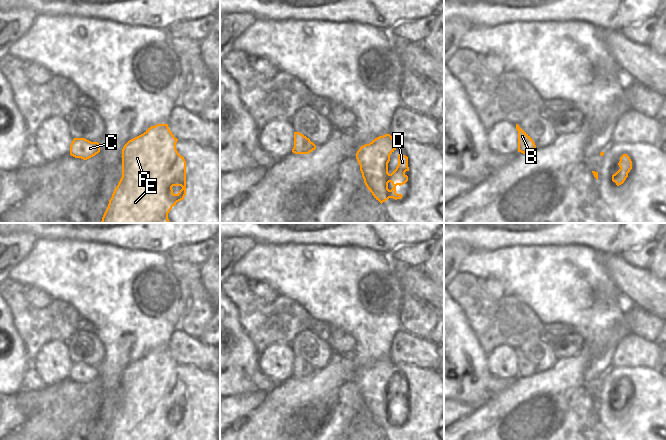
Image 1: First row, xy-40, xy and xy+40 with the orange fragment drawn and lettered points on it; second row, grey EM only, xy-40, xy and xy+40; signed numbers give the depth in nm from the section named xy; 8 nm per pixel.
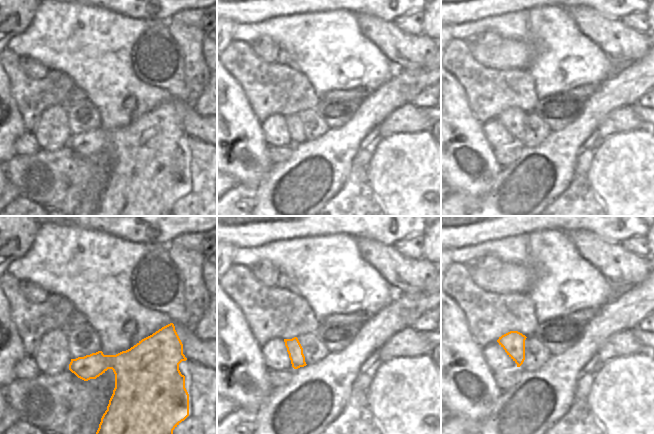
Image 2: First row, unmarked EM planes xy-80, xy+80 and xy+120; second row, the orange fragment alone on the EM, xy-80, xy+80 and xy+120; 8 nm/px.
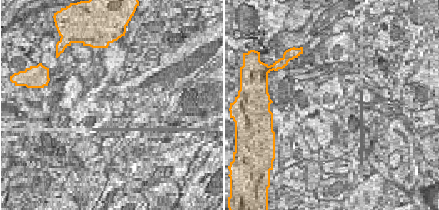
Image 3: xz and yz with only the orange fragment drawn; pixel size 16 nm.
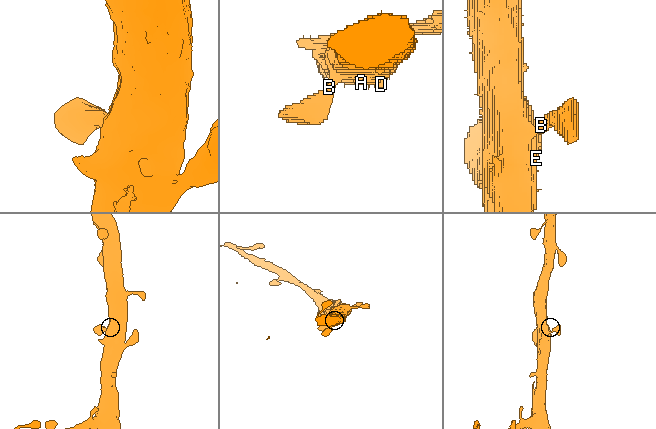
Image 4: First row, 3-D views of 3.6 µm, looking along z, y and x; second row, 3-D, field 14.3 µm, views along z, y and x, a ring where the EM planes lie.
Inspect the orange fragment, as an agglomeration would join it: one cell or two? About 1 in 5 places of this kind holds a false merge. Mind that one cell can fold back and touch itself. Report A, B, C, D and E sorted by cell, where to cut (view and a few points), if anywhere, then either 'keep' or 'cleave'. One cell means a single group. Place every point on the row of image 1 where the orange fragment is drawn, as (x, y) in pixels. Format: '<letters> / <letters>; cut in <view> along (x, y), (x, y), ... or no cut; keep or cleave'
A B C D E; no cut; keep

